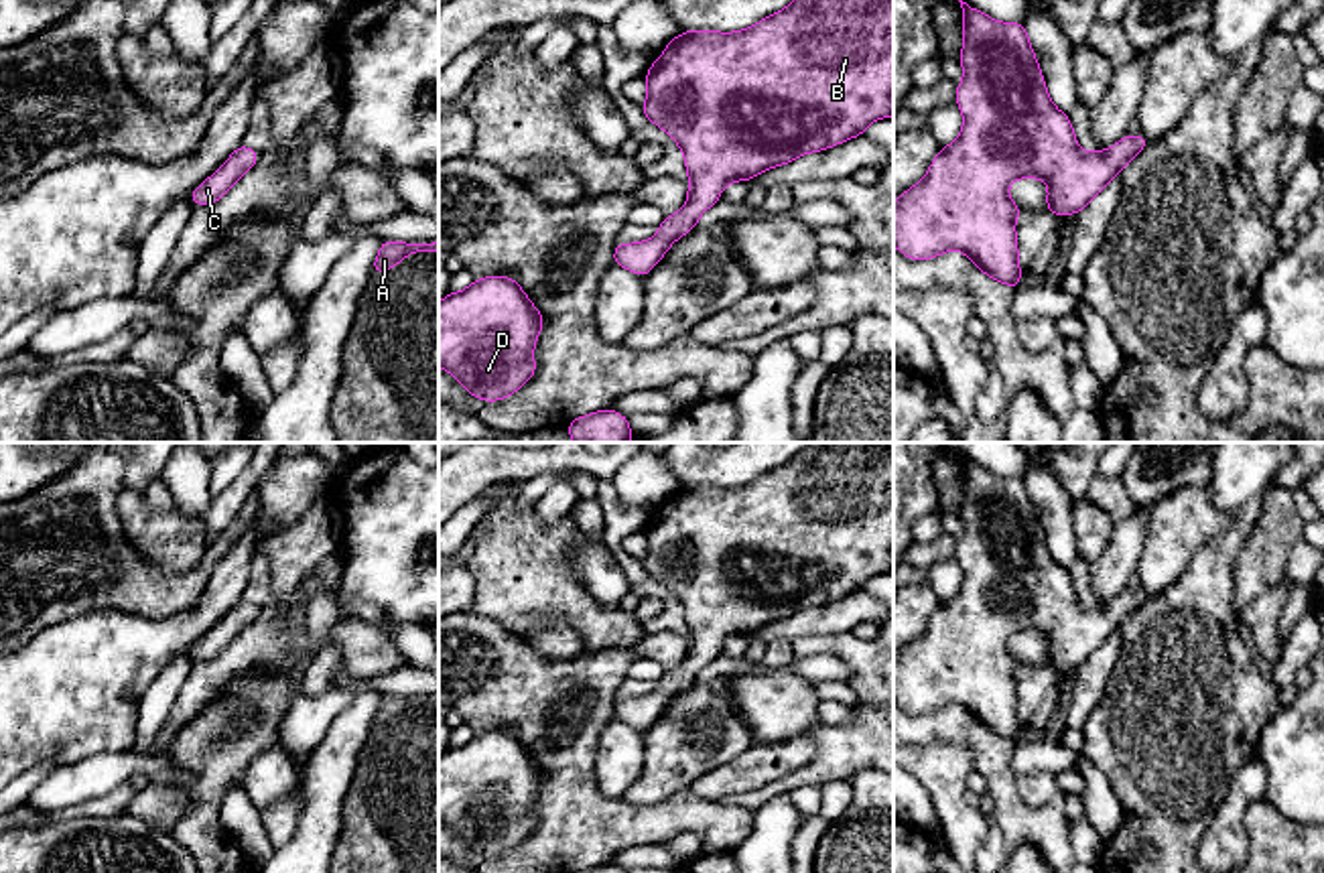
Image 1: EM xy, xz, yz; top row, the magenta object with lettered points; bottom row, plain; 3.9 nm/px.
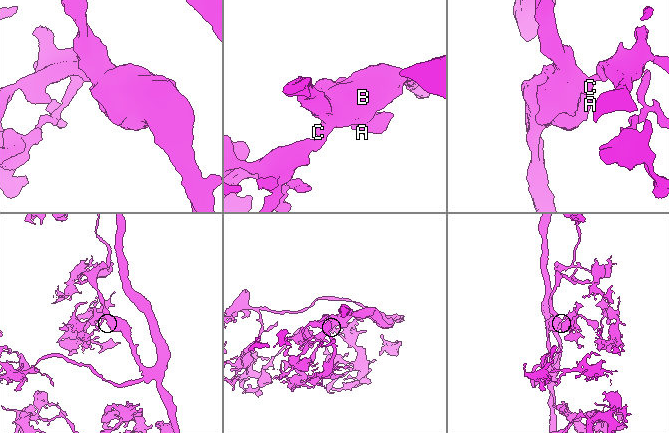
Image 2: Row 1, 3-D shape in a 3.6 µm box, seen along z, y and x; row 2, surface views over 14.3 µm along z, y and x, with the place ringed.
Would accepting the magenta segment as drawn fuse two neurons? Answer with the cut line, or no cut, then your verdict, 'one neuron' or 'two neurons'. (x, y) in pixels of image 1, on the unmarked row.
no cut; one neuron

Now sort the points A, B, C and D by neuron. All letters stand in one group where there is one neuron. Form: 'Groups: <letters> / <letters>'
Groups: A B C D

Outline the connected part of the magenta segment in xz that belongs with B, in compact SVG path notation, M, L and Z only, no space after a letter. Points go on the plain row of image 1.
M808 443L784 465L735 487L686 485L676 489L646 528L646 575L660 581L682 605L688 627L686 660L666 670L652 694L615 698L611 719L644 733L668 702L697 682L727 637L753 635L794 613L833 603L881 573L893 570L893 443Z

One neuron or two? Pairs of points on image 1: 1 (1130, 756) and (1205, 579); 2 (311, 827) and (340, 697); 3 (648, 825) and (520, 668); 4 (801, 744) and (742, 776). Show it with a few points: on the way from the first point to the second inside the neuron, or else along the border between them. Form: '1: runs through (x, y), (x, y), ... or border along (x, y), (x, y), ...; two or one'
1: runs through (1174, 711), (1184, 701), (1184, 640), (1193, 624); one
2: border along (374, 689), (364, 689), (354, 699), (309, 756); two
3: runs through (587, 794), (581, 737), (602, 689), (581, 679); one
4: runs through (786, 756), (776, 756), (756, 768); one

